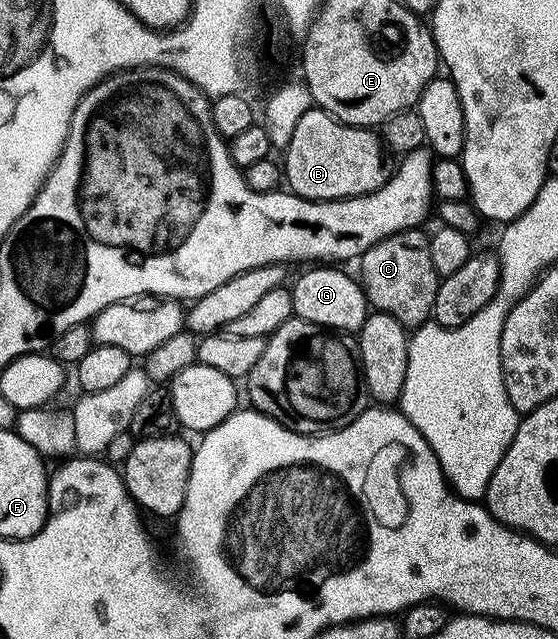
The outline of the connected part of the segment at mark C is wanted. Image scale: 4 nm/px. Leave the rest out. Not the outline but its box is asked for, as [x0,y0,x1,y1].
[358,228,441,326]

